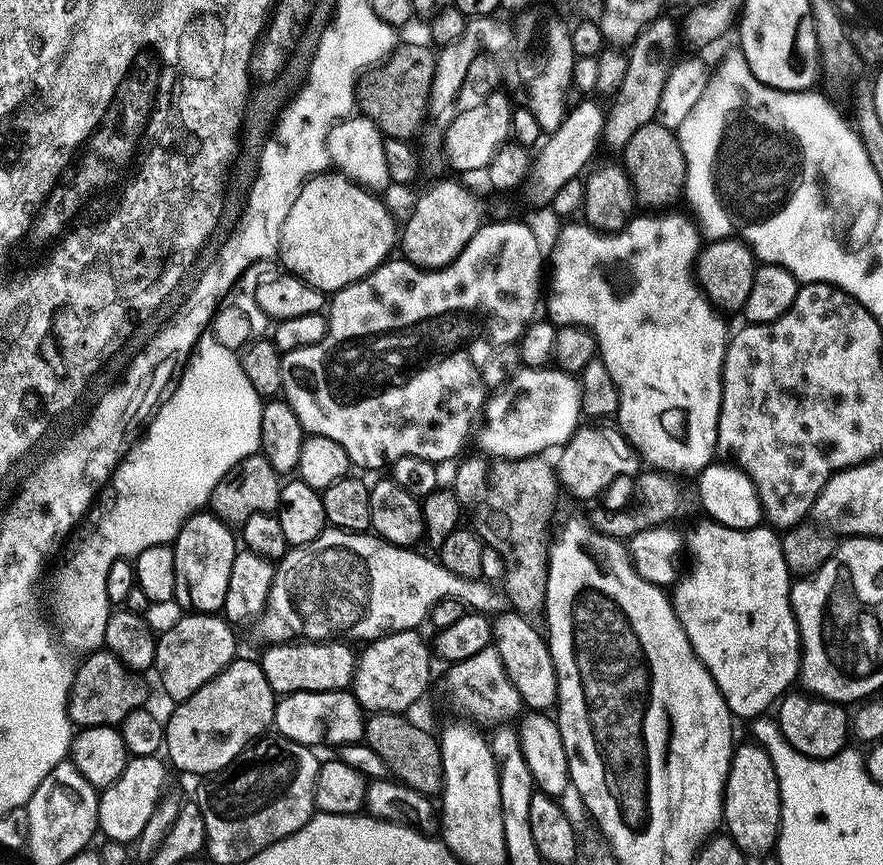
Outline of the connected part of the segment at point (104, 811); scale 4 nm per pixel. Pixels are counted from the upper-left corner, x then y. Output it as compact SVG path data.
M159 755L131 757L122 774L118 774L116 781L99 793L98 828L101 833L105 832L103 835L107 839L131 845L142 834L150 814L153 814L155 807L158 806L160 796L166 791L164 779L167 778L169 769L165 761L160 759Z

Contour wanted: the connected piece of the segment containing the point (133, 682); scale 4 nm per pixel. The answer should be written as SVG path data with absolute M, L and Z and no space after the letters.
M107 650L87 653L81 660L80 665L75 665L68 691L68 716L77 729L118 726L126 714L145 707L148 688L139 671L132 671Z

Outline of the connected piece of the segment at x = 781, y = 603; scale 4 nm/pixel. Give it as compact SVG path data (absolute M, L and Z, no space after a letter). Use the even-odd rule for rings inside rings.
M701 519L688 536L686 532L686 556L688 552L692 565L671 589L672 609L682 630L686 630L694 654L714 678L733 717L756 718L767 713L764 711L772 703L773 707L800 675L800 631L792 613L792 584L786 558L782 558L780 536L768 526L731 529L712 519Z

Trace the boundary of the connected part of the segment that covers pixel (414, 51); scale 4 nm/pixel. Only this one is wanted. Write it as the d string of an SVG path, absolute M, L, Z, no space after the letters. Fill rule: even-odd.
M416 42L399 43L380 67L359 79L355 103L359 113L374 122L385 137L411 139L426 115L435 62L433 49Z

